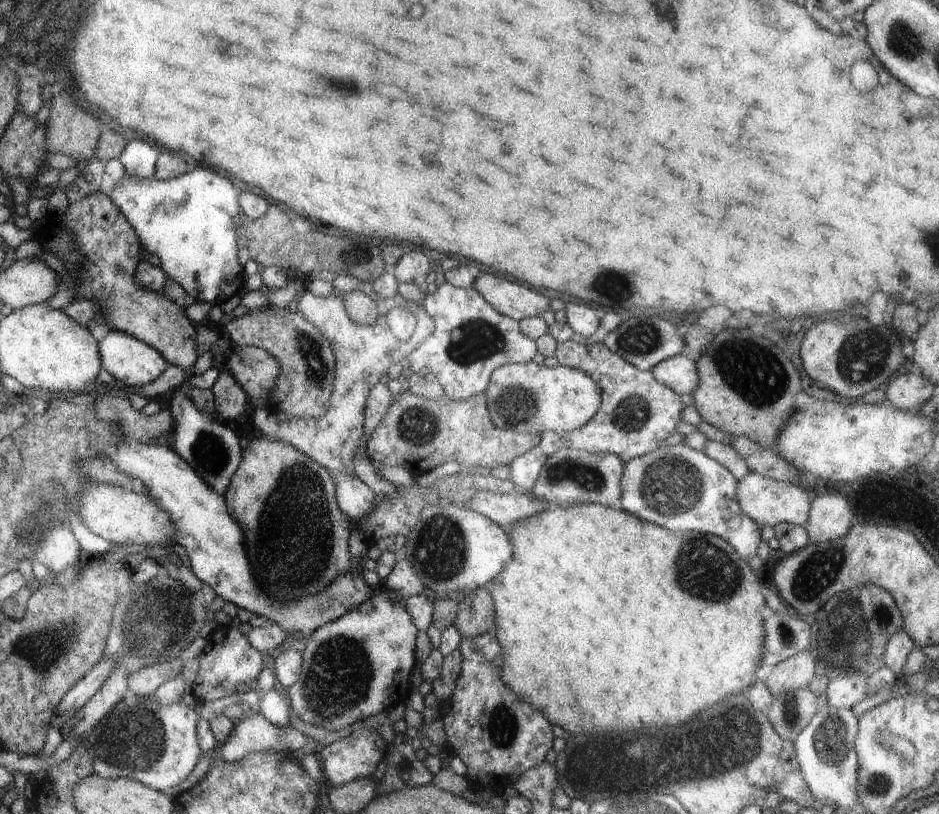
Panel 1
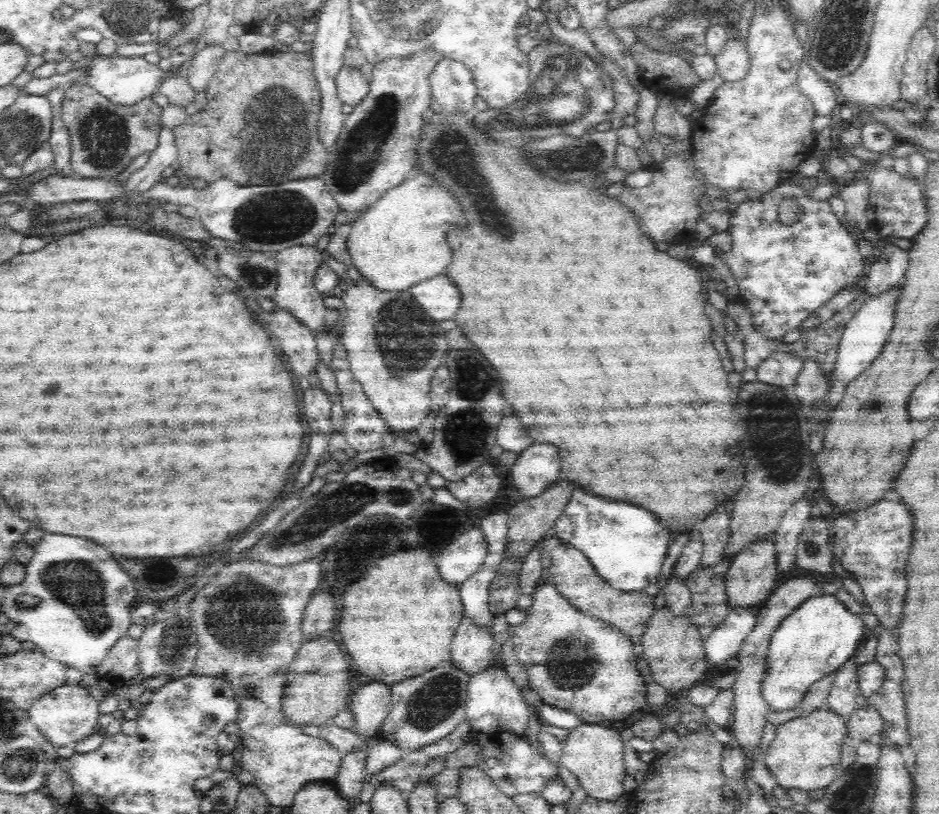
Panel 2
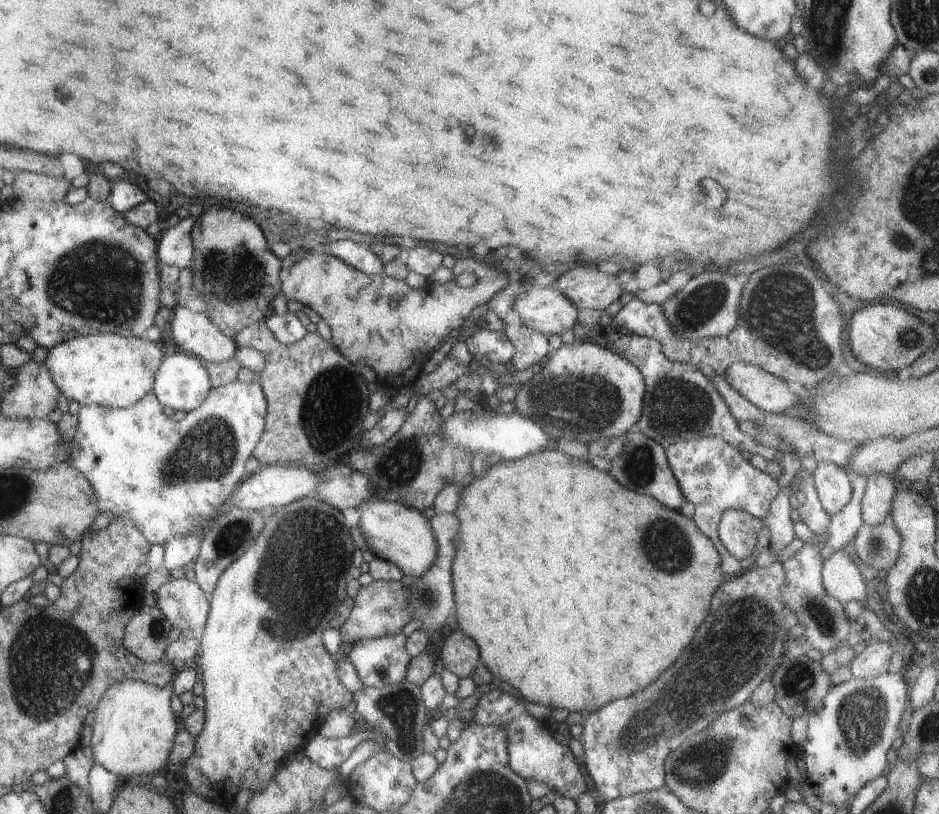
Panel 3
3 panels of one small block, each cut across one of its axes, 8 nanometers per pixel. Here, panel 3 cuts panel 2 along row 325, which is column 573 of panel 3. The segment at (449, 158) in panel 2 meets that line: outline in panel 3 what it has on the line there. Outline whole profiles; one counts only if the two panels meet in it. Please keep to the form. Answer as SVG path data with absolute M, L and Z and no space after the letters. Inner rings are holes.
M555 448L547 452L527 454L511 462L495 462L495 466L487 468L483 474L477 474L467 486L459 490L459 502L453 514L459 522L455 534L455 554L451 562L451 584L457 626L465 636L469 636L477 644L481 654L480 662L483 662L482 665L491 672L492 677L511 684L524 700L529 700L529 703L537 702L551 708L557 706L567 710L591 712L613 698L627 696L633 690L647 686L681 654L681 650L693 638L695 628L703 622L709 610L709 598L725 580L725 576L718 568L720 557L717 550L703 534L699 533L691 518L686 518L680 511L667 510L653 498L623 488L607 472L601 472L583 460L565 456ZM493 522L497 524L495 540ZM533 526L539 526L537 534L543 534L541 538L535 532L531 532Z

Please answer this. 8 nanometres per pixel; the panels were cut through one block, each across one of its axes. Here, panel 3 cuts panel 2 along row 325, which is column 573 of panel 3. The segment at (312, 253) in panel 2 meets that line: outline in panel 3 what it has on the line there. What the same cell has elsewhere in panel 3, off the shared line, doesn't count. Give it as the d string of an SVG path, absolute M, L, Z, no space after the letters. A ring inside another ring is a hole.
M531 287L514 301L513 312L522 325L547 336L559 335L576 324L578 309L553 287Z

